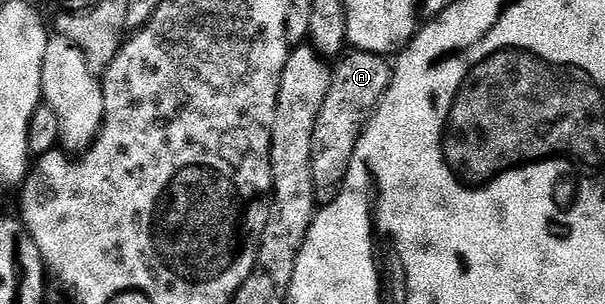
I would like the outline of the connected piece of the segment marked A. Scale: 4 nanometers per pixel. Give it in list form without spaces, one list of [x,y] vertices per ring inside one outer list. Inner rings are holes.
[[[352,48],[331,65],[330,94],[326,94],[322,110],[318,110],[312,139],[312,181],[314,194],[321,205],[330,203],[344,185],[360,136],[392,81],[393,65],[388,62],[373,52]]]

